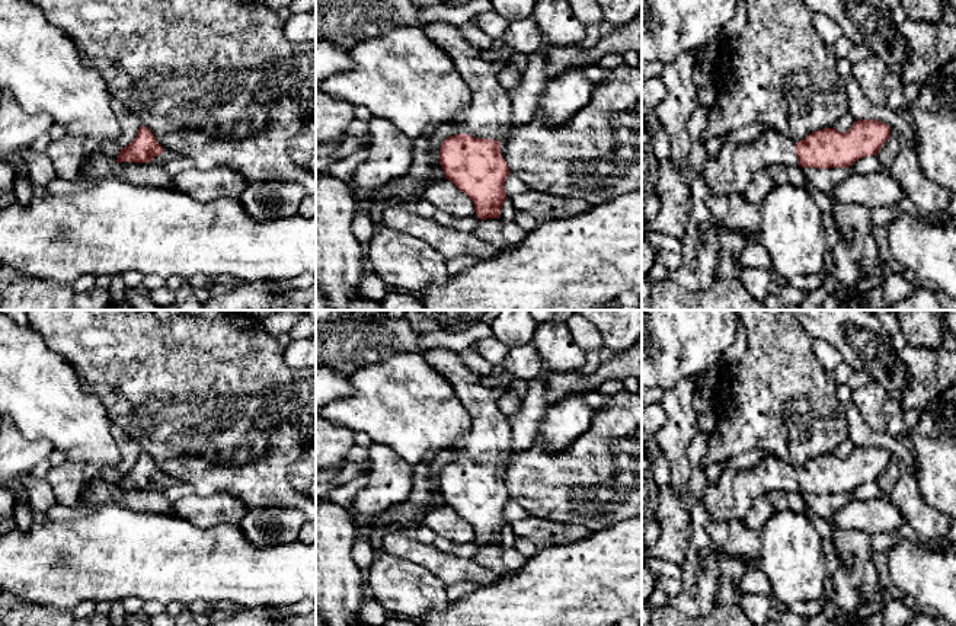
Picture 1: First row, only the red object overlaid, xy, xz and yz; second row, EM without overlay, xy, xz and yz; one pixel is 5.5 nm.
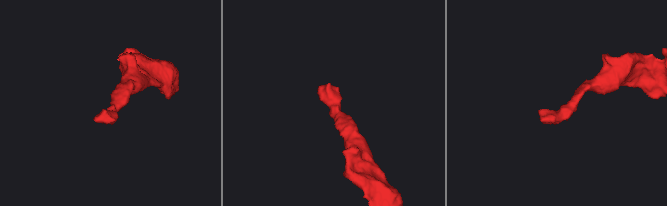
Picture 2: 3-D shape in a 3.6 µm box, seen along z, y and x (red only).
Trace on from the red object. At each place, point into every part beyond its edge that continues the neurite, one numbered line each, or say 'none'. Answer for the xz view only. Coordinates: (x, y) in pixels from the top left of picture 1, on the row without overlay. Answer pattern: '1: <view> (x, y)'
1: xz (488, 441)

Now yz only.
1: yz (734, 492)

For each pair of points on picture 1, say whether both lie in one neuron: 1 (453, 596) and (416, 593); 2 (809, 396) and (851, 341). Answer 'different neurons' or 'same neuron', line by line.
1: different neurons
2: different neurons

